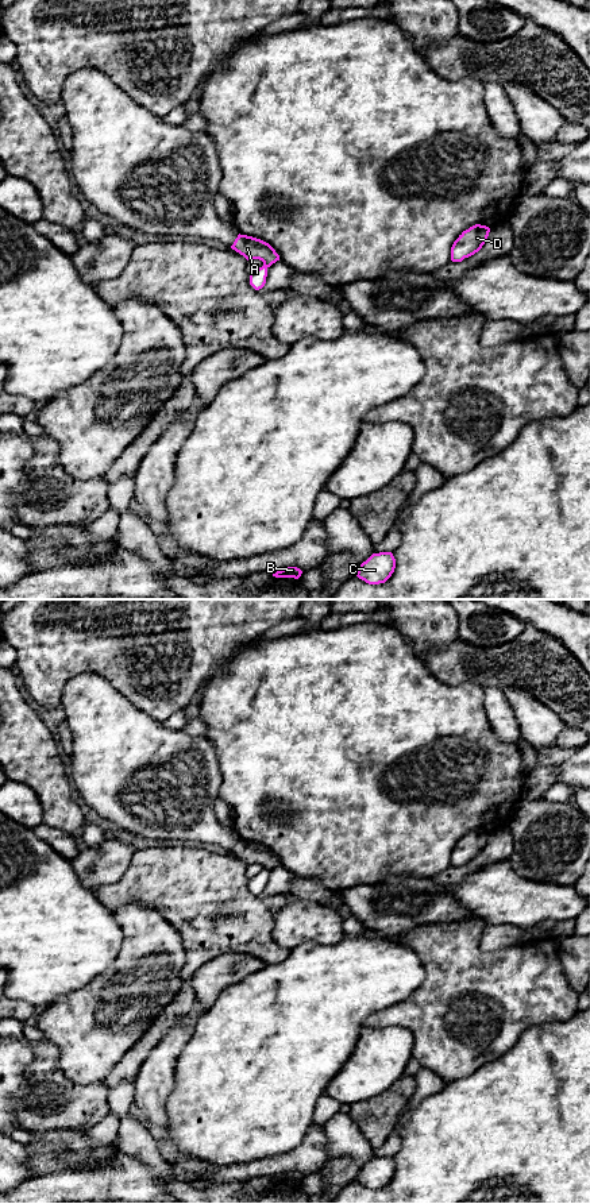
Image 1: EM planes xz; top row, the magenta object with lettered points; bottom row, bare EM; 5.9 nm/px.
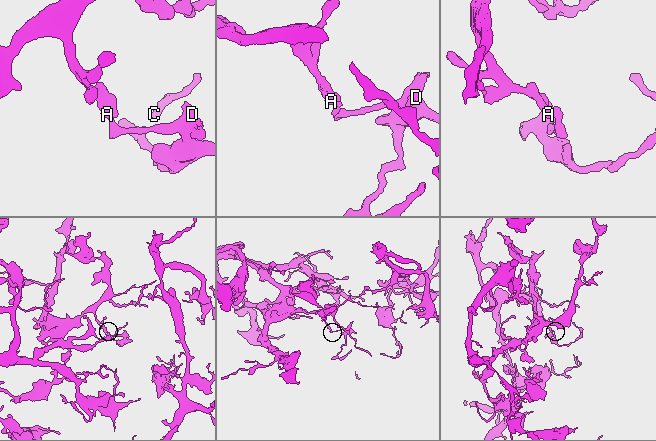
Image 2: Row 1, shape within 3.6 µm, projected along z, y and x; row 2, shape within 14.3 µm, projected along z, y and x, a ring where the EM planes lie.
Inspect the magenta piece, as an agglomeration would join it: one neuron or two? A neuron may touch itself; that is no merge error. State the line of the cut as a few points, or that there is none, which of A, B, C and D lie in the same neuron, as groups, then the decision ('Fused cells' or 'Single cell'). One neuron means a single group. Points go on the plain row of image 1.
Split along xz (263, 868), (266, 872). Groups: A / B C D. Fused cells

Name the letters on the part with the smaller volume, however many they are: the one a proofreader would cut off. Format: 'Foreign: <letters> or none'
Foreign: B, C, D

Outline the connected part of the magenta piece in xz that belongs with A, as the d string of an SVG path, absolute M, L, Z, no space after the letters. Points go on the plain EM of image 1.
M239 838L231 853L243 860L247 865L262 865L266 872L279 865L279 860L269 848L247 840Z

